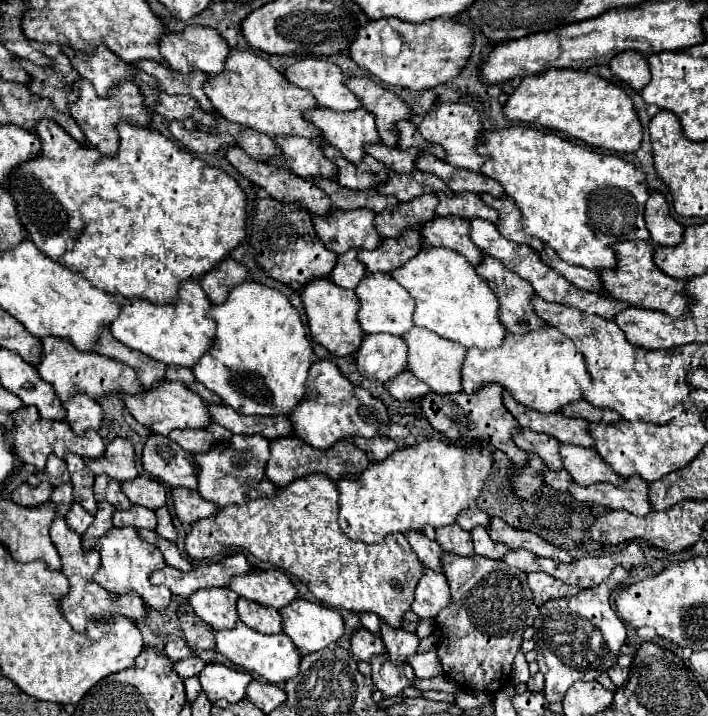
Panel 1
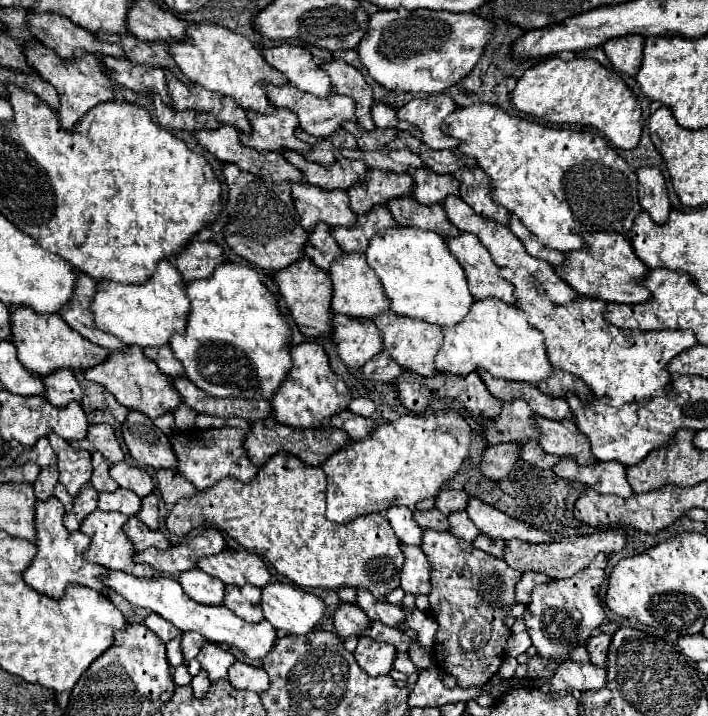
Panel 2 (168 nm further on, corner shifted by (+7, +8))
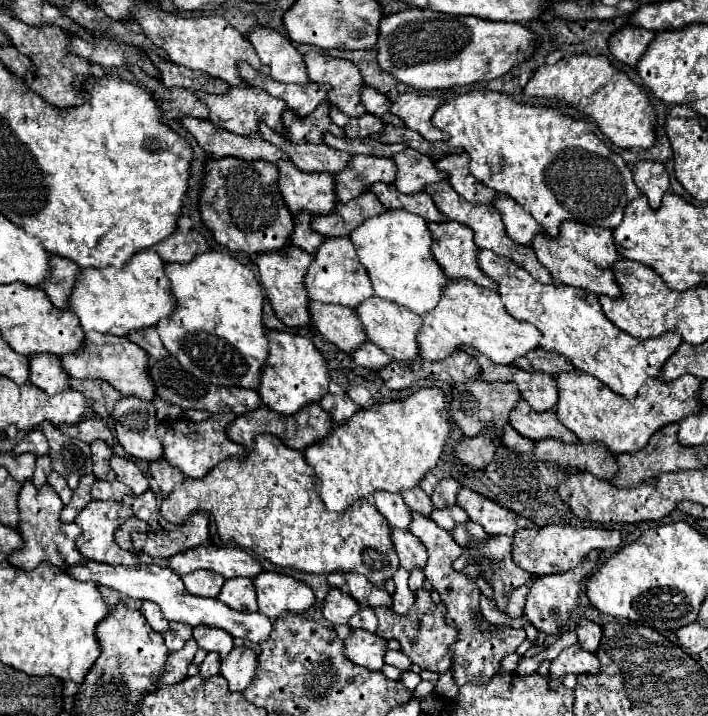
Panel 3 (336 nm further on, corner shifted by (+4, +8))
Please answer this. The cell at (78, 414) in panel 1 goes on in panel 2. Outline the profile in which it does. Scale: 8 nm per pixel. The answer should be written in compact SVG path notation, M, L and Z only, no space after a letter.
M59 368L57 372L51 372L49 376L41 378L45 384L45 398L53 406L67 406L71 400L81 400L81 386L73 376L73 370Z

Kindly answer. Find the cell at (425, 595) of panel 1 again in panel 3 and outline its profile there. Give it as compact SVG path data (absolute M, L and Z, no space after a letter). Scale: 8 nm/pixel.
M392 530L392 544L394 544L394 550L400 558L400 566L406 568L408 572L412 572L414 568L422 570L426 566L428 552L420 544L420 540L416 540L416 536L412 536L412 532Z

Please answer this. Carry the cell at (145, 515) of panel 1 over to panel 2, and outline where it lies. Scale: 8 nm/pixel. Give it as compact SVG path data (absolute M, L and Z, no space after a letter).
M117 488L115 492L109 492L109 494L99 492L99 508L101 510L117 510L117 512L125 512L127 516L133 516L141 508L141 498L123 488Z

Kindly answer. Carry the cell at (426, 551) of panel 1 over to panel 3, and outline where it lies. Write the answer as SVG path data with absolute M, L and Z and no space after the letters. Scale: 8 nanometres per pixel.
M378 492L374 496L374 500L376 500L380 514L388 520L388 524L392 528L408 530L408 526L412 522L412 510L404 504L402 496L396 496L396 494L390 494L390 492Z

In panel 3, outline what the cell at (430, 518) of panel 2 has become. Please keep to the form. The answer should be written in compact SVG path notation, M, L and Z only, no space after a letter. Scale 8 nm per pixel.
M412 488L412 492L404 492L402 498L404 498L404 502L410 506L412 512L418 512L418 514L430 518L434 506L432 506L432 500L424 494L422 488Z

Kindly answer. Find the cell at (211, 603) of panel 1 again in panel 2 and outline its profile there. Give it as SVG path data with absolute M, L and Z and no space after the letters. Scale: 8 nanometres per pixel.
M193 568L189 572L179 574L179 584L183 586L185 594L199 604L221 604L225 594L225 584L199 568Z

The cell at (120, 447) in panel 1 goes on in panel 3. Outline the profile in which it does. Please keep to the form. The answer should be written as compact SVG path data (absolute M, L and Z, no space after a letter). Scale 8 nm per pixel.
M96 418L94 420L82 420L76 426L64 426L60 430L64 434L78 438L82 442L88 442L88 444L92 444L94 440L104 440L108 446L114 446L114 436L112 436L110 428L102 420L96 420Z

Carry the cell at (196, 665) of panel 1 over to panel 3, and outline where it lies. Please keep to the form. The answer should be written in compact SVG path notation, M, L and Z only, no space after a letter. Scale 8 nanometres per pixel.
M182 622L170 624L168 632L164 634L164 640L170 652L178 652L188 638L192 638L192 628L188 628L188 624L182 624Z

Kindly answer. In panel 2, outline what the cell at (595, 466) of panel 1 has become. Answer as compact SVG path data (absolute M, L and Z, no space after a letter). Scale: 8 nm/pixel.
M533 416L533 422L539 430L539 446L547 454L555 456L575 456L579 464L593 464L597 462L591 454L589 440L583 436L575 422L571 420L547 420L541 416Z

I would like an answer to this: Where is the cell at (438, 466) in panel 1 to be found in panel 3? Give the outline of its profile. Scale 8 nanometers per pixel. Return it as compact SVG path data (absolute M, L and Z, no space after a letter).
M420 388L406 400L392 400L372 406L370 410L360 410L352 416L350 422L336 426L330 436L320 440L318 444L304 450L304 458L314 468L320 480L320 498L324 500L328 512L344 514L356 500L370 498L374 492L392 492L402 494L420 486L424 476L436 468L444 446L450 440L450 416L446 410L446 396L440 388Z

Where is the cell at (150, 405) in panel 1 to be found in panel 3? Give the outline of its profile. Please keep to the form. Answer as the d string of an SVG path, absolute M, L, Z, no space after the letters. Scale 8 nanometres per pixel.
M88 332L84 346L68 356L62 356L62 366L72 378L100 378L106 380L114 390L122 396L134 396L140 400L152 402L156 396L156 388L152 386L152 378L148 374L148 354L134 342L122 336L100 336L98 332Z

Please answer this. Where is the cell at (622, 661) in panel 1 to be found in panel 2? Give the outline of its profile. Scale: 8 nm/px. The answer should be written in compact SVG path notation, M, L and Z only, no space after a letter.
M597 634L597 636L591 636L585 644L587 652L589 652L589 660L603 668L605 662L607 662L607 648L609 648L609 642L611 642L611 636L609 634Z

